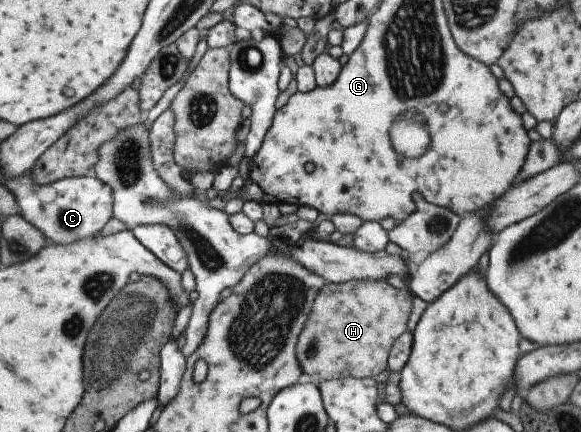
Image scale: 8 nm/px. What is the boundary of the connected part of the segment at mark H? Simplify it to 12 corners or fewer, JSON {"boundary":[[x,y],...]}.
{"boundary":[[324,283],[296,342],[316,385],[382,378],[413,295]]}

